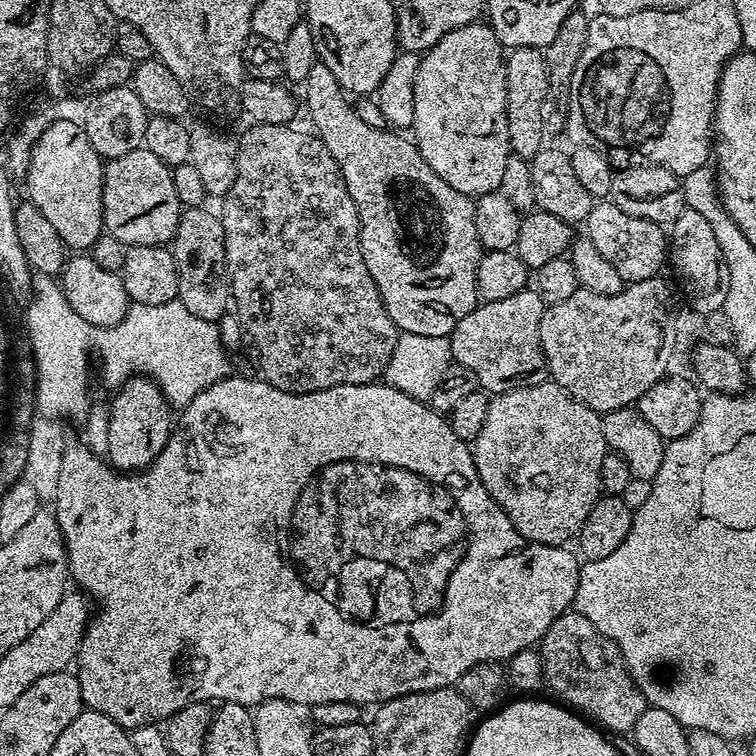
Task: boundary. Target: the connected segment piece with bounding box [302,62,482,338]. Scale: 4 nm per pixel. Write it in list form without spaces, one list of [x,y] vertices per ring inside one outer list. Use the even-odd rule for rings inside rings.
[[[319,62],[314,63],[310,67],[309,76],[303,80],[302,89],[304,89],[304,100],[308,103],[308,112],[312,115],[313,126],[311,125],[311,127],[314,129],[315,135],[319,136],[320,141],[326,146],[326,150],[330,150],[330,158],[334,158],[334,162],[338,162],[338,170],[346,182],[346,190],[350,190],[350,198],[354,198],[354,206],[360,215],[362,258],[366,262],[366,270],[370,274],[370,278],[374,278],[374,286],[378,286],[378,294],[386,306],[388,316],[394,321],[401,333],[451,337],[452,331],[458,326],[458,322],[462,322],[462,318],[466,318],[466,314],[470,314],[478,306],[476,275],[478,274],[478,262],[482,255],[482,249],[478,238],[478,226],[474,226],[475,203],[458,190],[454,190],[454,186],[446,186],[446,182],[442,182],[442,178],[438,178],[438,174],[434,174],[434,170],[430,170],[430,166],[426,166],[426,158],[422,158],[422,154],[417,150],[415,143],[407,135],[396,130],[389,130],[387,127],[375,129],[374,126],[368,126],[362,122],[362,118],[359,117],[355,107],[350,102],[348,105],[349,97],[344,89],[336,83],[330,66]]]

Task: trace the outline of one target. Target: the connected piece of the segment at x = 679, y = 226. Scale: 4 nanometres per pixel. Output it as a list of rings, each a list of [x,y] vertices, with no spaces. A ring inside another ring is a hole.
[[[685,207],[682,214],[672,222],[668,240],[670,266],[672,264],[674,268],[686,306],[701,316],[723,309],[728,289],[727,272],[724,271],[724,259],[710,222],[693,208]]]

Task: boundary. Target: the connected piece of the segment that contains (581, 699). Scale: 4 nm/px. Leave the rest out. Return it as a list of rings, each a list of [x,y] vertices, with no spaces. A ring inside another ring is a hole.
[[[575,610],[564,612],[554,626],[546,630],[538,651],[544,667],[544,684],[552,687],[551,695],[557,701],[583,714],[609,733],[631,733],[646,707],[644,695],[628,673],[618,646],[597,630],[590,618]]]

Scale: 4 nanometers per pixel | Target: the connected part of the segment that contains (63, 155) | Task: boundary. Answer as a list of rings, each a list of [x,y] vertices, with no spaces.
[[[68,118],[53,122],[38,138],[30,154],[27,199],[42,210],[69,249],[91,249],[92,243],[100,237],[104,226],[104,165],[94,146],[90,146],[83,123],[76,121],[75,124]]]

